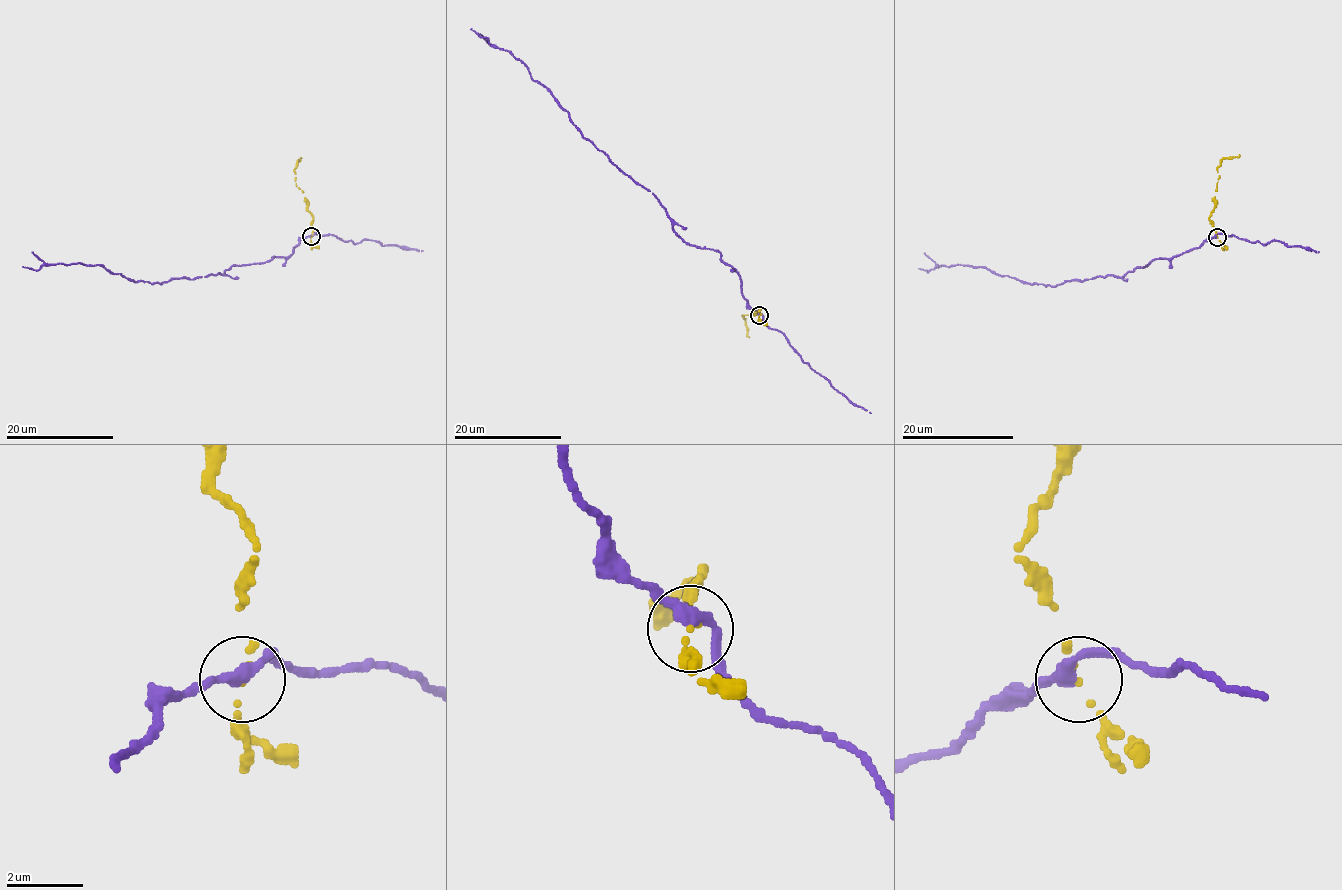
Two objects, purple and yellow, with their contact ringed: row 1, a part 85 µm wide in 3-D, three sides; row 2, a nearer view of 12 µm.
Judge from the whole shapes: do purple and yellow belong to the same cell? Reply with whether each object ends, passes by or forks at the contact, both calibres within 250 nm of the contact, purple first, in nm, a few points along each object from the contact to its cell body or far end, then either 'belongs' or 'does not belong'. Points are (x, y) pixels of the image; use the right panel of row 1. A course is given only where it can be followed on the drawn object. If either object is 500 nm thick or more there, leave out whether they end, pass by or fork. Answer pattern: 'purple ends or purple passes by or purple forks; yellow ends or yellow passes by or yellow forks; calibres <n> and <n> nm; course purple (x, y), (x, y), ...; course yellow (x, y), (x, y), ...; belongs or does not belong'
purple passes by; yellow passes by; calibres 300 and 90 nm; course purple (1216, 237), (1123, 276), (1054, 286), (958, 264), (927, 272), (919, 268); course yellow (1218, 237), (1209, 216), (1215, 208), (1218, 167), (1223, 159), (1240, 155); does not belong

